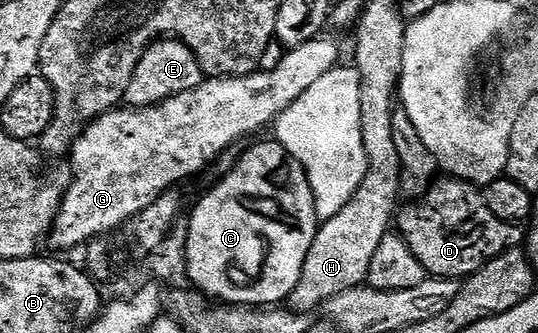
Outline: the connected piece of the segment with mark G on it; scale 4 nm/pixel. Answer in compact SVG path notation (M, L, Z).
M319 37L308 41L304 45L287 50L286 56L272 72L264 72L257 70L253 75L227 75L225 77L206 77L203 78L201 85L196 89L188 89L188 93L180 93L176 97L172 97L168 101L159 103L157 107L132 107L129 105L119 106L113 111L104 113L94 123L89 123L83 131L81 137L74 143L73 149L68 156L68 162L70 167L74 170L74 180L70 183L70 188L64 191L62 198L62 210L58 212L58 216L54 218L54 226L50 228L48 236L48 243L51 243L54 247L59 247L62 251L70 251L73 247L78 247L89 244L91 241L97 240L98 235L106 235L109 231L117 229L121 223L129 224L133 220L134 216L138 215L148 205L152 205L156 202L161 195L165 195L167 191L177 188L178 183L182 183L185 179L190 179L193 175L198 175L202 170L209 168L213 164L214 160L227 151L228 148L235 146L239 141L238 139L246 139L249 135L257 133L261 127L266 127L275 122L279 115L283 115L288 108L301 95L308 93L308 89L312 89L312 85L316 85L316 81L320 81L320 77L324 77L324 73L333 71L335 67L339 66L340 60L338 59L342 55L342 51L338 48L338 43L334 39L326 39L327 37Z

